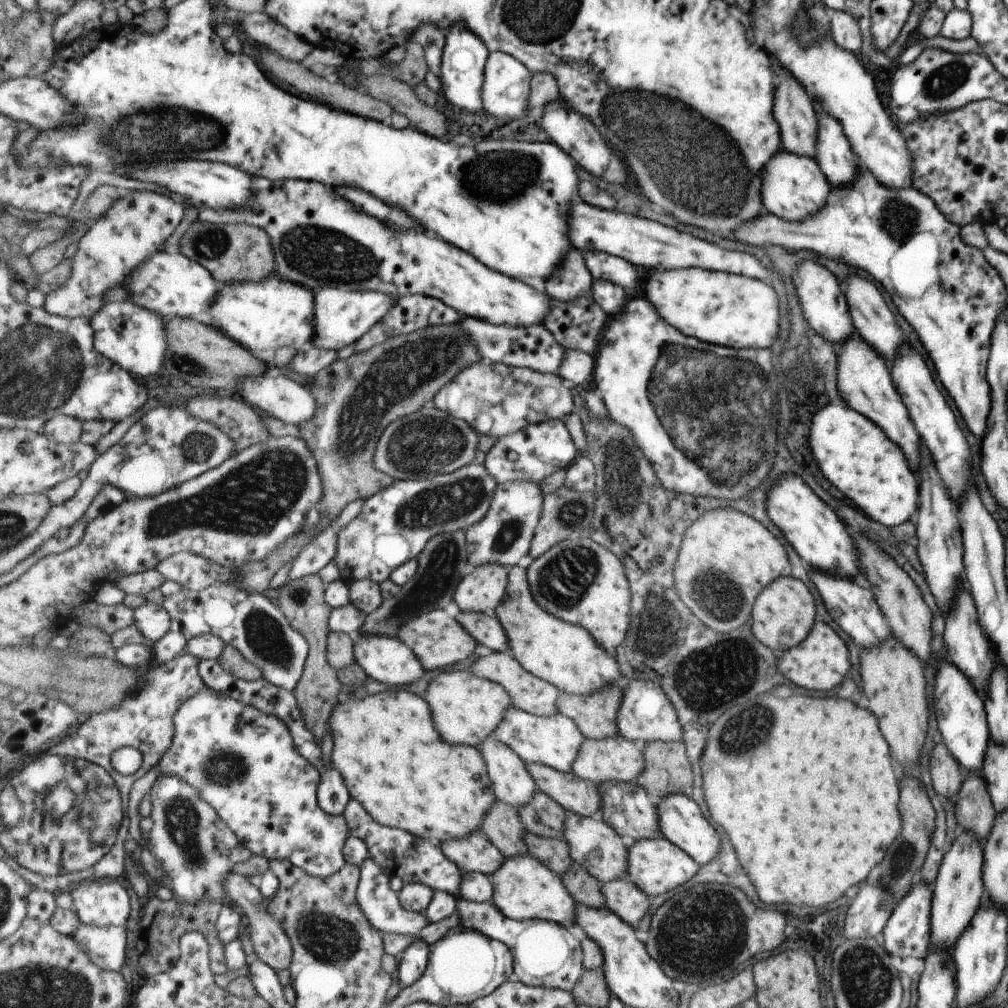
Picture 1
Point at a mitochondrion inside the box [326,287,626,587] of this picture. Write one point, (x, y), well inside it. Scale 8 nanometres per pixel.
(399, 373)

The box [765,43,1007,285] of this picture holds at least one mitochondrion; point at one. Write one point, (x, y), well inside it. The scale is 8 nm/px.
(951, 78)

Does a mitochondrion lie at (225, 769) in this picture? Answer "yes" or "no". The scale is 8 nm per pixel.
yes

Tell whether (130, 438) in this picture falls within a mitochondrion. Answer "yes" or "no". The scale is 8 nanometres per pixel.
no

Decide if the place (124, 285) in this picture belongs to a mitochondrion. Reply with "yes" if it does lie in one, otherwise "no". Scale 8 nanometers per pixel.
no

